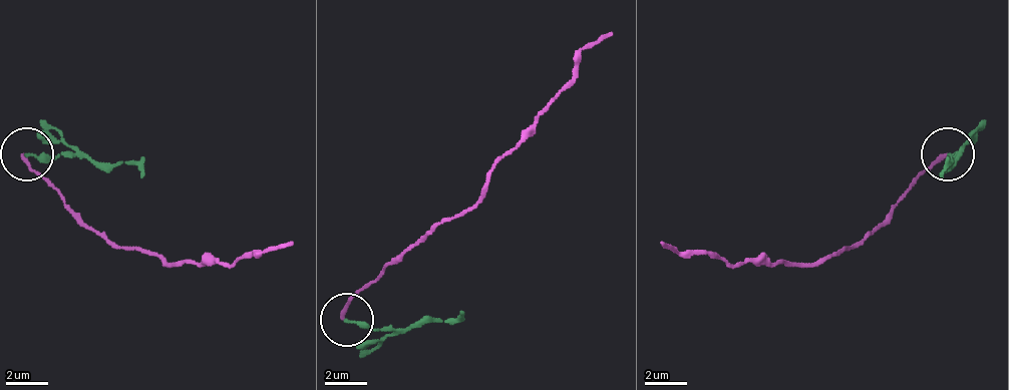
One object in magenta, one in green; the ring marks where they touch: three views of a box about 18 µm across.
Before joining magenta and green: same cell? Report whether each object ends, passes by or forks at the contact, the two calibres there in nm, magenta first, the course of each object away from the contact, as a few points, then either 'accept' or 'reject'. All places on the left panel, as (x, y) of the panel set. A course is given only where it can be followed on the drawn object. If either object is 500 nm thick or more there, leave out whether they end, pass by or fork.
magenta ends; green ends; calibres 200 and 200 nm; course magenta (25, 155), (25, 160), (94, 230), (163, 262), (233, 262), (254, 251), (291, 241); course green (25, 155), (89, 155), (142, 176); reject

